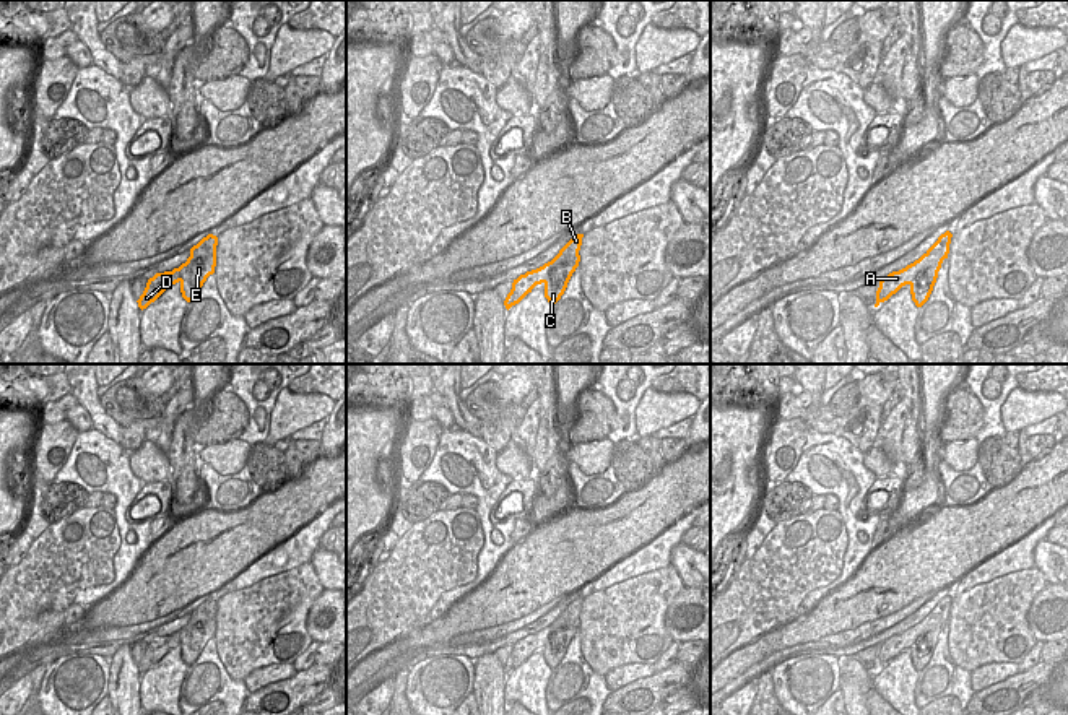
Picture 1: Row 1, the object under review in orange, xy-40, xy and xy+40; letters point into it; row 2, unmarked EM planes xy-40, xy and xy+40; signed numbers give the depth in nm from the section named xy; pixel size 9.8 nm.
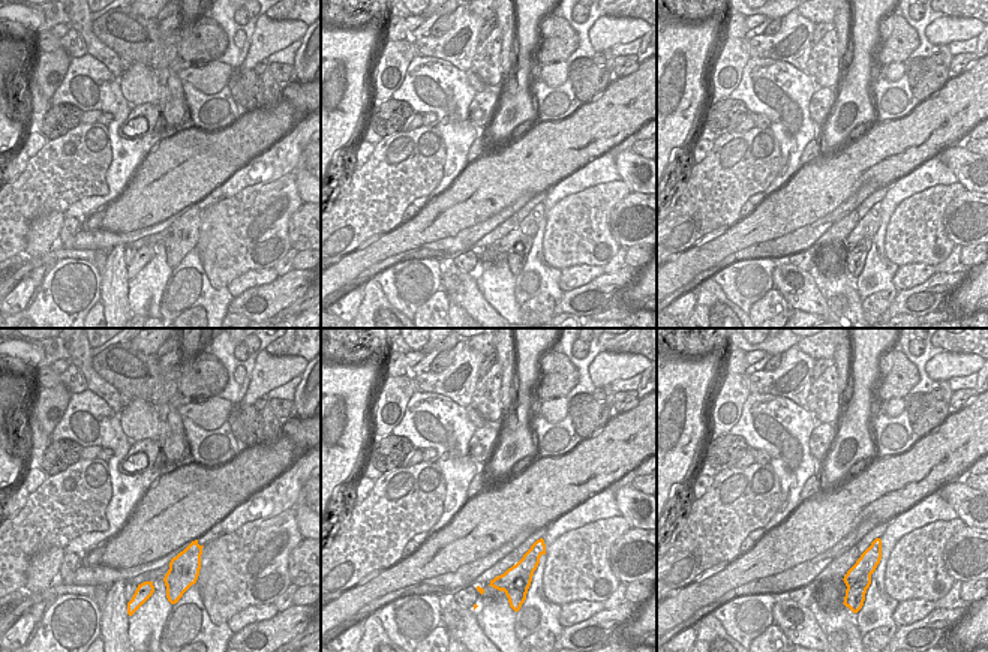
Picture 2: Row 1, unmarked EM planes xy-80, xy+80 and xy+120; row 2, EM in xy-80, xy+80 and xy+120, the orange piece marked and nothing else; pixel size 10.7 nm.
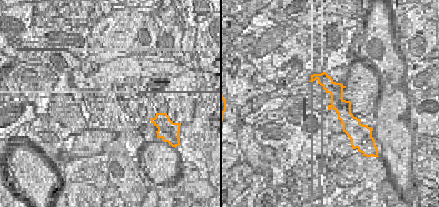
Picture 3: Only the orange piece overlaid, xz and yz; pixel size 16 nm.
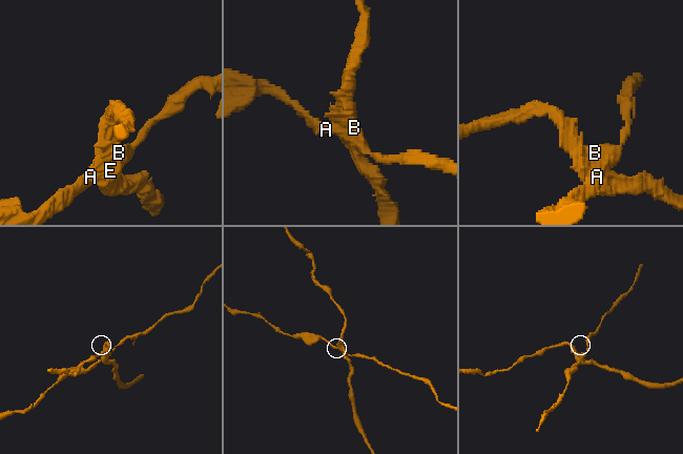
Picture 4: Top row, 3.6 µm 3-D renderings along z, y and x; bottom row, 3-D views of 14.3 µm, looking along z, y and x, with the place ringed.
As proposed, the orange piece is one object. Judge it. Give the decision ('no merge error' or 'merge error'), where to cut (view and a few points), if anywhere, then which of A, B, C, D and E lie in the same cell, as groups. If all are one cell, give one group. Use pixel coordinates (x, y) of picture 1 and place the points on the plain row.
merge error | xy (577, 626), (556, 629), (543, 645) | A B D / C E

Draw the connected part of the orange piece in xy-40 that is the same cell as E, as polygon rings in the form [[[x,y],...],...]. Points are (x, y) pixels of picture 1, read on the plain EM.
[[[208,598],[190,613],[190,621],[180,629],[180,656],[190,666],[203,647],[215,637],[218,601]]]

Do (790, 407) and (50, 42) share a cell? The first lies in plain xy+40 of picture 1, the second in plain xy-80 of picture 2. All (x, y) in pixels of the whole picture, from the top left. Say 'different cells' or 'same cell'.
same cell

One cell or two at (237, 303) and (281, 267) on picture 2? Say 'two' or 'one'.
two

